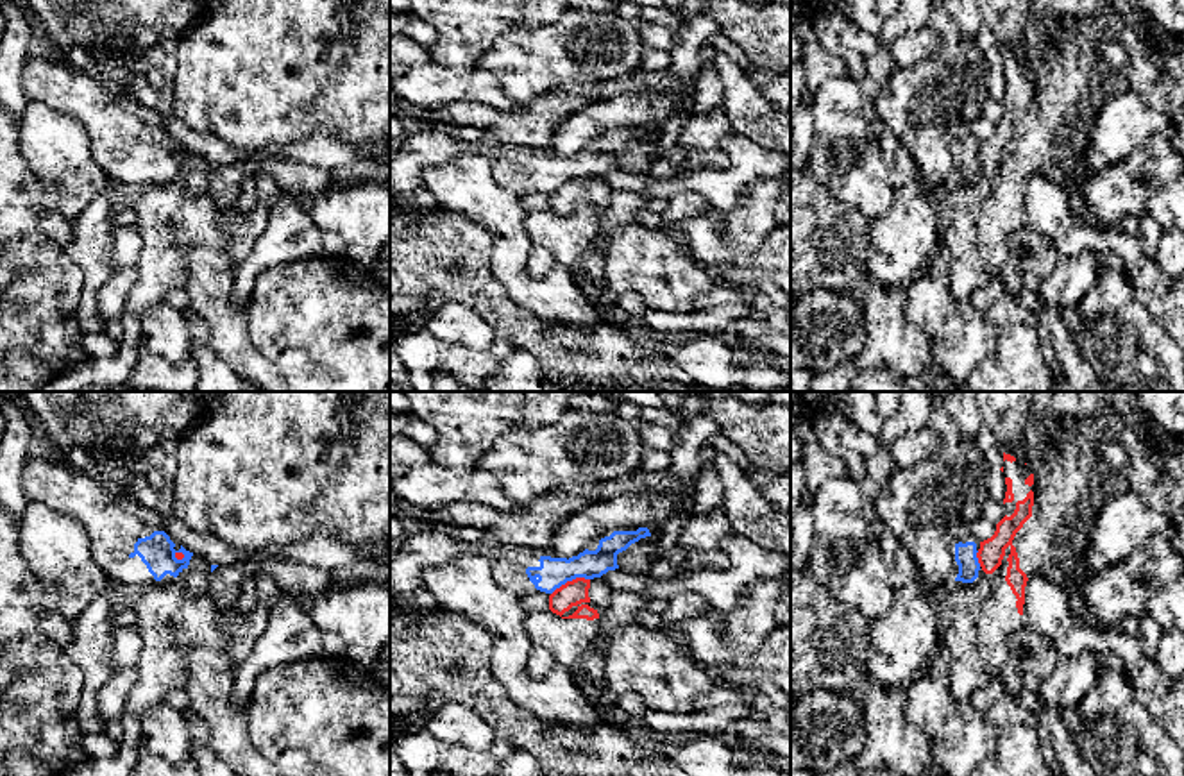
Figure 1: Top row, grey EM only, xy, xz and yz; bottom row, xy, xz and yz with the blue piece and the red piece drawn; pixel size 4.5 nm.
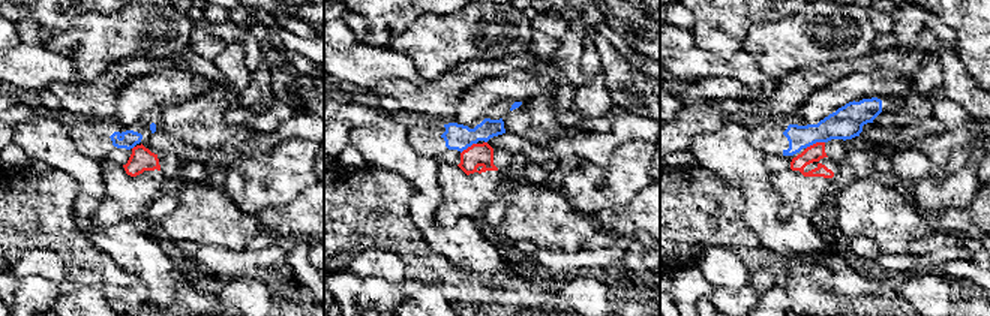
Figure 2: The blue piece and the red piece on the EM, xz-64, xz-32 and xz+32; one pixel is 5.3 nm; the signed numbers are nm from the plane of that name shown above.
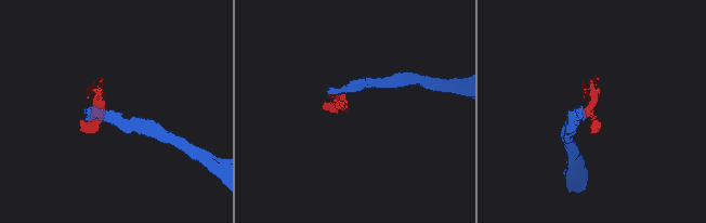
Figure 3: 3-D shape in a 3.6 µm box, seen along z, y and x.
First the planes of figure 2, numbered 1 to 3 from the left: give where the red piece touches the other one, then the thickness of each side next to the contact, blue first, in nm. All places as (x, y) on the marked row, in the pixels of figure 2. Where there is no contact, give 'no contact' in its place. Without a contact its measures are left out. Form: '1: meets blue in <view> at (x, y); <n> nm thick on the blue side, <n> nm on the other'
1: no contact
2: meets blue in xz-32 at (468, 146); 140 nm thick on the blue side, 130 nm on the other
3: meets blue in xz+32 at (815, 143); 170 nm thick on the blue side, 90 nm on the other

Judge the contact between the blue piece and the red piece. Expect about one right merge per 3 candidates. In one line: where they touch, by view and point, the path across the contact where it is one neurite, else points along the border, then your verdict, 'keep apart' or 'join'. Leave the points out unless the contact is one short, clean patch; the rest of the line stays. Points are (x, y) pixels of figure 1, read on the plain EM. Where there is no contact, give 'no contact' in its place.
contact xz (569, 179); border xz (589, 177), (567, 179), (551, 194); keep apart

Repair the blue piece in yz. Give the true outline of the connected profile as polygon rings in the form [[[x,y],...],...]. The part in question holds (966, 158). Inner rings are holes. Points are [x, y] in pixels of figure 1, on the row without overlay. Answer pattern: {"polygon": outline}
{"polygon": [[[964,107],[951,113],[946,143],[955,156],[955,181],[973,182],[984,170],[977,157],[980,141],[971,134]]]}

